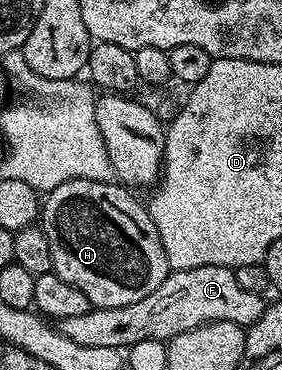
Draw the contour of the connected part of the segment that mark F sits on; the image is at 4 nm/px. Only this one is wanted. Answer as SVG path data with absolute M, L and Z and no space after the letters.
M215 265L192 267L171 271L164 283L160 283L160 287L152 291L152 295L140 299L140 303L107 309L91 307L85 315L57 322L56 328L83 347L112 347L126 351L136 343L144 343L144 339L171 341L176 335L192 331L192 327L200 327L204 323L223 321L249 327L258 322L266 307L263 294L240 287L233 269Z

